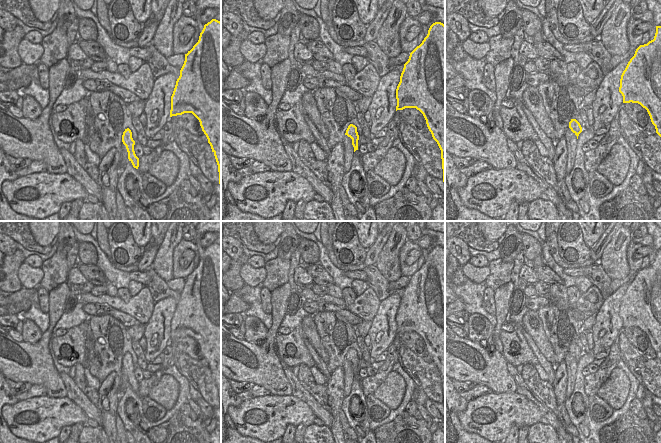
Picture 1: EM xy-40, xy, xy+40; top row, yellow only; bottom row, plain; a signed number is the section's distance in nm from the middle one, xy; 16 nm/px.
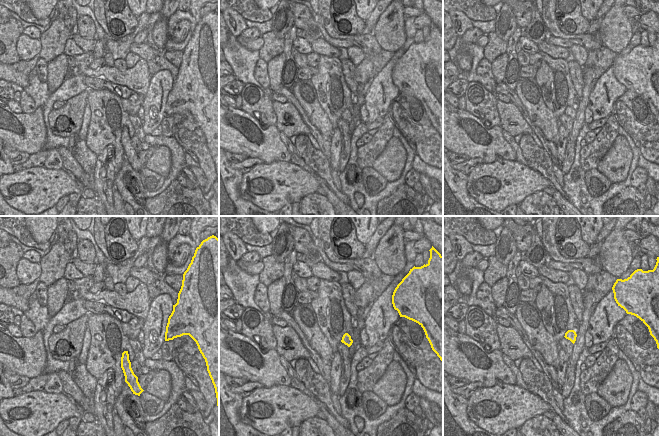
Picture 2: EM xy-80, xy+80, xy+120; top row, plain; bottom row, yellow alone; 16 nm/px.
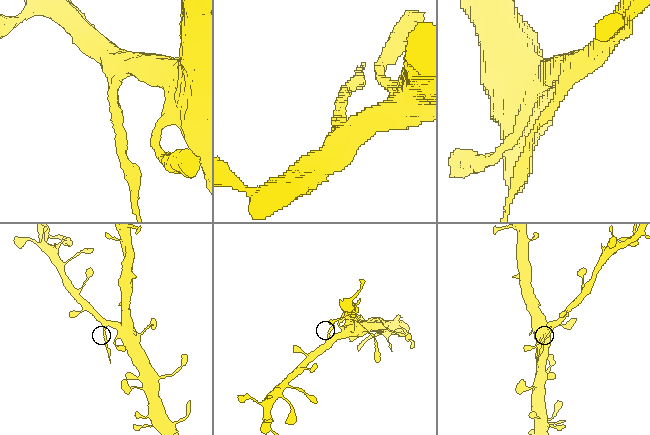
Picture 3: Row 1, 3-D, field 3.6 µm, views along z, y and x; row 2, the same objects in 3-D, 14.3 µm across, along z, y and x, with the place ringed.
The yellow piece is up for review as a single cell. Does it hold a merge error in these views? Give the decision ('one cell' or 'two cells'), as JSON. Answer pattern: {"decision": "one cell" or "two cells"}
{"decision": "two cells"}

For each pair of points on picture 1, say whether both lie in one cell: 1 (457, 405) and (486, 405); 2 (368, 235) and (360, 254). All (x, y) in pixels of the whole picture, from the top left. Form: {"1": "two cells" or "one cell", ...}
{"1": "two cells", "2": "two cells"}

